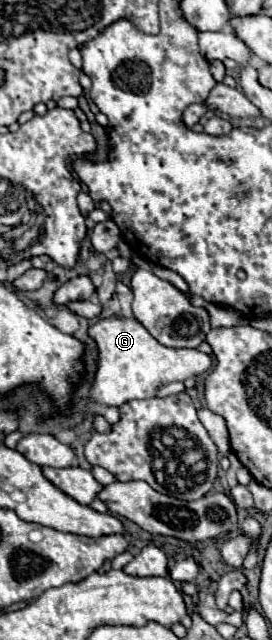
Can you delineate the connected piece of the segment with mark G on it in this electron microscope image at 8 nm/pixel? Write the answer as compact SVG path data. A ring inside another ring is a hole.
M101 318L89 328L99 348L99 368L91 386L91 398L107 406L121 406L135 398L153 398L161 386L183 382L207 372L213 364L209 354L191 348L169 348L159 344L135 318Z

